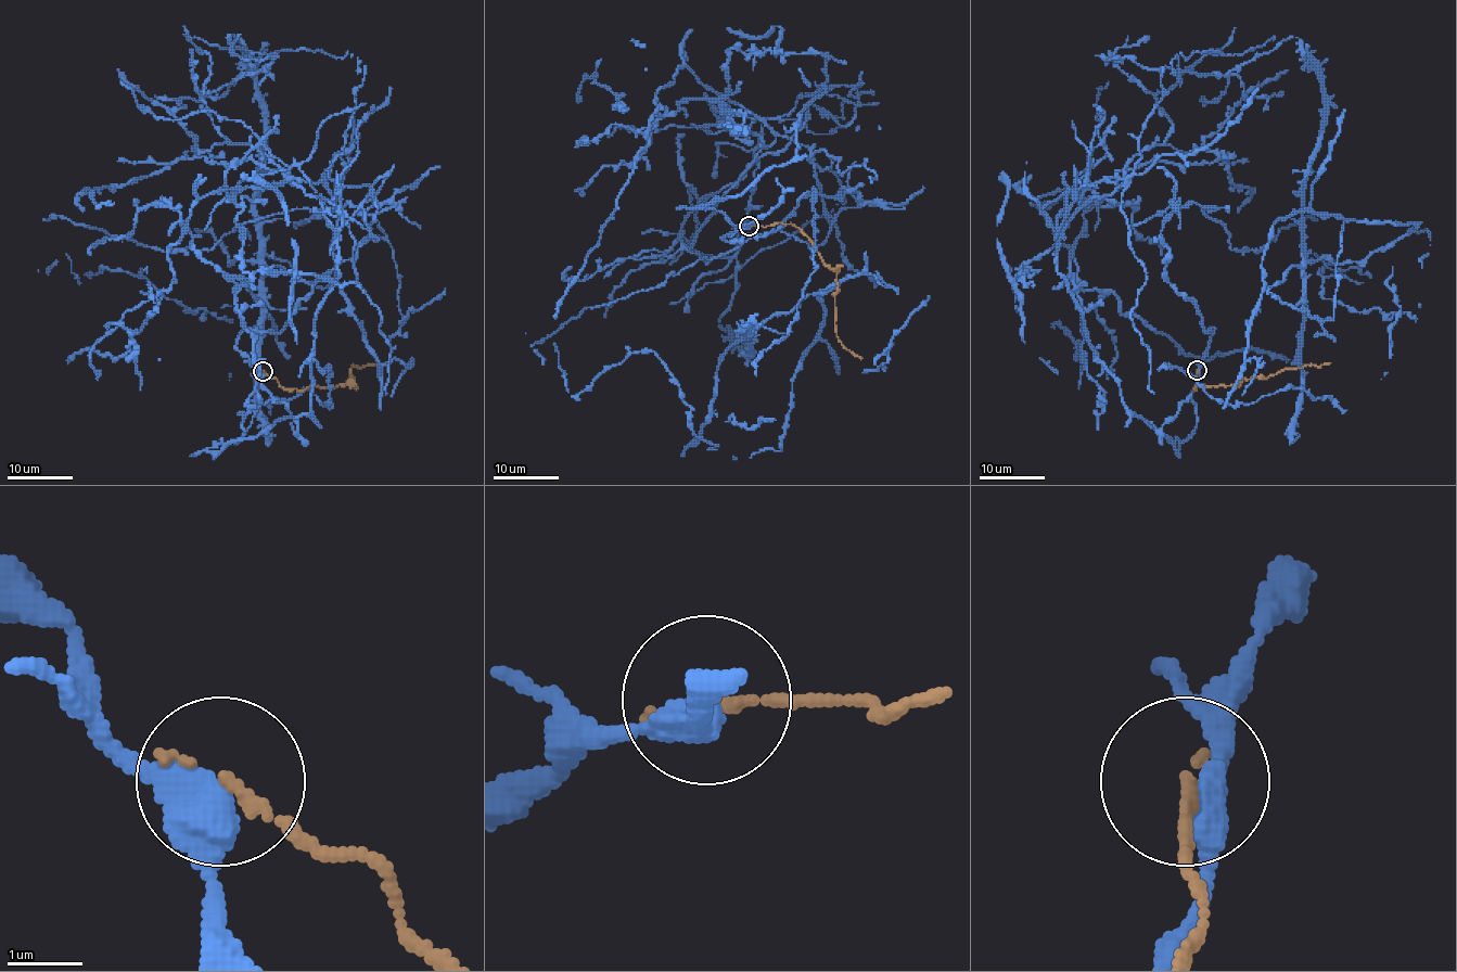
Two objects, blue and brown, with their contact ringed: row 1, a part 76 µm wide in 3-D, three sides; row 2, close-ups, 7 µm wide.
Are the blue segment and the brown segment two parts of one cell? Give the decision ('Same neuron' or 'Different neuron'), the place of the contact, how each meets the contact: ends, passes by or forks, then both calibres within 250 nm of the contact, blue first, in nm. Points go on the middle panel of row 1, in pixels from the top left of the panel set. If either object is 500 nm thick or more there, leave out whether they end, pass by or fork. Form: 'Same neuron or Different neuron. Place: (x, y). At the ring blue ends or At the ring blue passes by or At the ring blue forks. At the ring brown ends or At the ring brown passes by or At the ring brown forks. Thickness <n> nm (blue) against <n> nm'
Different neuron. Place: (749, 226). At the ring blue passes by. At the ring brown ends. Thickness 440 nm (blue) against 150 nm

